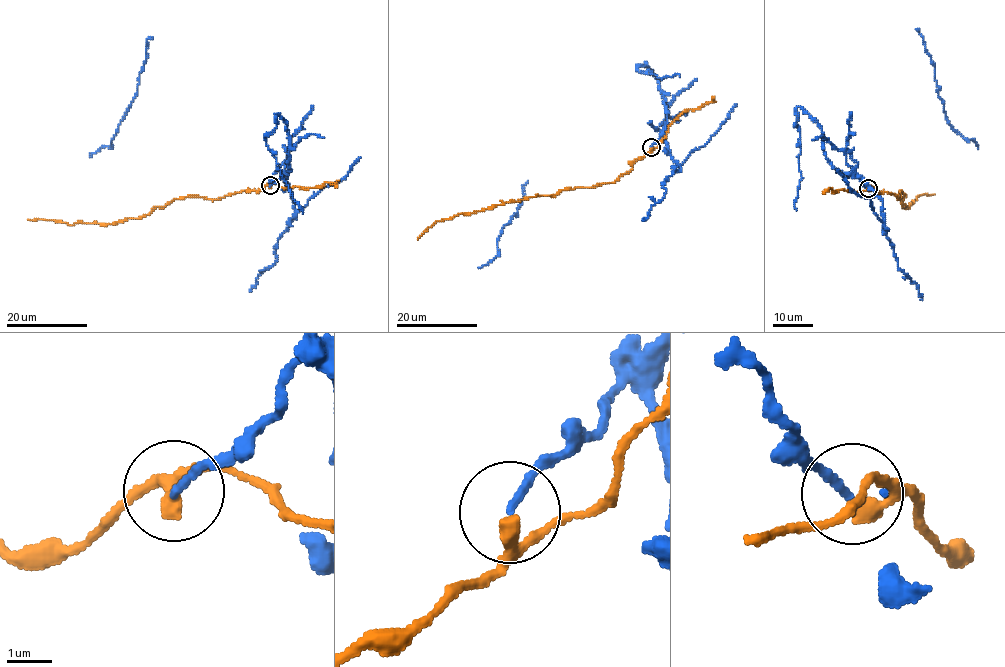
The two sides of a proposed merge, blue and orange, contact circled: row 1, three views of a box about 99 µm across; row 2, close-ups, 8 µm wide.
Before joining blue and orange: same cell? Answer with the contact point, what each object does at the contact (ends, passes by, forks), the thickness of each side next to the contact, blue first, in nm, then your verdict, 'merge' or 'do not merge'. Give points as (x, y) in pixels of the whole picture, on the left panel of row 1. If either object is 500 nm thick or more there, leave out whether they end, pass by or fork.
place (270, 185); blue ends; orange passes by; calibres 170 and 280 nm; do not merge

